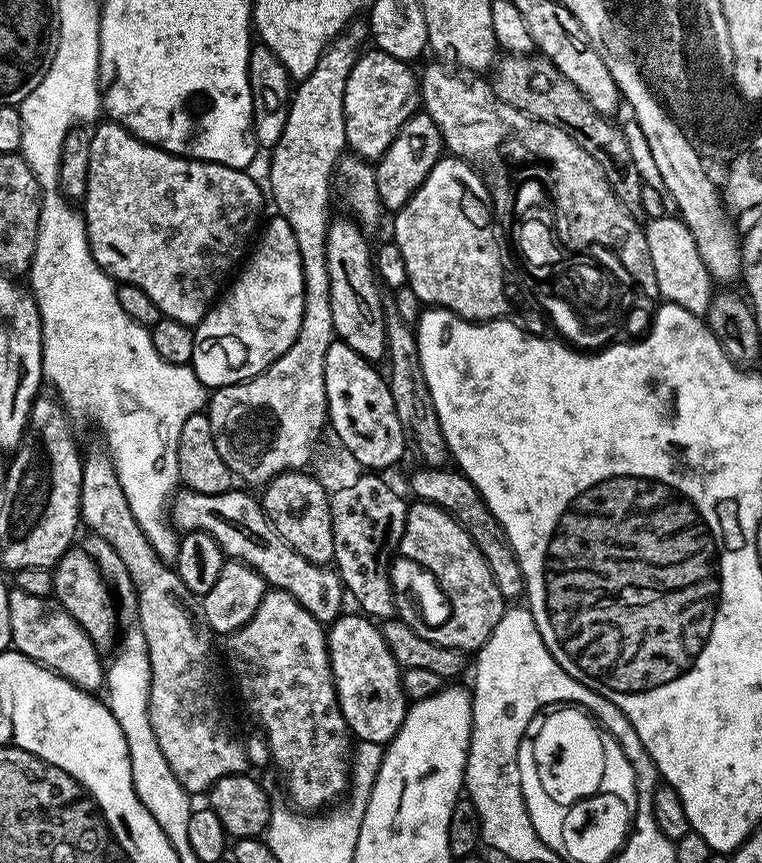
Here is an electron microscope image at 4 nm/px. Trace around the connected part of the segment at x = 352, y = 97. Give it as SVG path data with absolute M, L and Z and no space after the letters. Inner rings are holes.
M379 50L365 51L350 70L345 90L345 138L355 155L369 161L379 160L394 142L398 130L421 107L420 81L405 61Z

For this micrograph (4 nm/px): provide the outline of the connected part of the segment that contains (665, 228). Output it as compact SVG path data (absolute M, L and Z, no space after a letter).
M672 214L648 220L643 230L646 246L650 246L650 258L654 262L654 278L658 278L660 296L667 303L682 306L682 310L690 310L690 314L704 318L714 295L714 281L706 270L706 262L702 262L702 254L698 254L694 234L690 234L683 220Z

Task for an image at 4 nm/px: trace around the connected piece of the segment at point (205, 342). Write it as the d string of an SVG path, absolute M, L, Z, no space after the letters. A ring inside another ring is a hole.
M278 214L268 225L263 225L258 239L250 252L250 259L239 269L240 277L231 281L230 287L217 299L212 309L205 314L200 324L195 325L194 354L190 367L204 384L205 389L215 390L249 380L266 370L298 338L302 326L302 310L304 309L304 279L302 278L302 254L298 254L298 242L294 238L294 230L290 230L290 222Z

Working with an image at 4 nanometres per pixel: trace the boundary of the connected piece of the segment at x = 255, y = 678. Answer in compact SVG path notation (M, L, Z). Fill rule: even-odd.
M268 590L258 610L254 610L254 618L250 618L250 622L246 622L246 626L237 632L227 633L225 640L228 640L224 644L228 664L236 675L241 694L260 715L259 727L268 738L274 768L284 775L284 784L288 787L287 799L308 814L335 805L350 788L354 737L338 706L325 625L320 624L318 618L314 618L314 614L310 614L310 610L306 610L290 594Z

